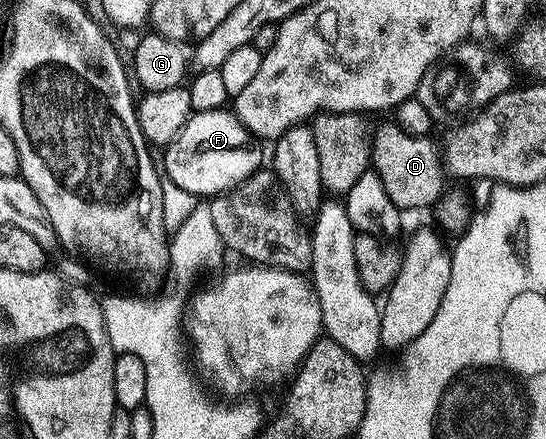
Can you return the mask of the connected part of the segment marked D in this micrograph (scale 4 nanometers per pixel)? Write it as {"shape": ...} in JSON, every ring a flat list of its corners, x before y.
{"shape":[[396,124,382,126,373,133,372,168,380,176,384,192,388,192,388,200,392,200,400,211,422,210,425,206,433,208,447,189,448,171,444,165,444,154,432,139,430,136,413,138]]}

